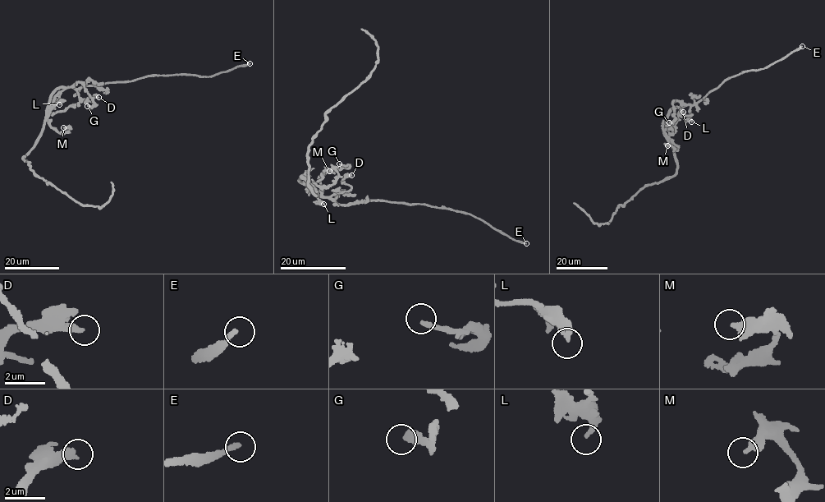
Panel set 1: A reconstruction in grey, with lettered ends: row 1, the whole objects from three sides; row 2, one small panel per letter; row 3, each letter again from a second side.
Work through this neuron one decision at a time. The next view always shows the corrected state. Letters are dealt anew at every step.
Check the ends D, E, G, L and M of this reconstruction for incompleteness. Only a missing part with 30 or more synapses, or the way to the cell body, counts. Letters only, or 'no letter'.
E

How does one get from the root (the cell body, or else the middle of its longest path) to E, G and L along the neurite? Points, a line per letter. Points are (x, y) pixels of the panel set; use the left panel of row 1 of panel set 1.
E: (56, 90), (59, 88), (80, 89), (160, 75), (209, 76), (249, 63)
G: (56, 90), (79, 82), (94, 104), (87, 106)
L: (56, 90), (63, 89), (59, 96), (59, 104)

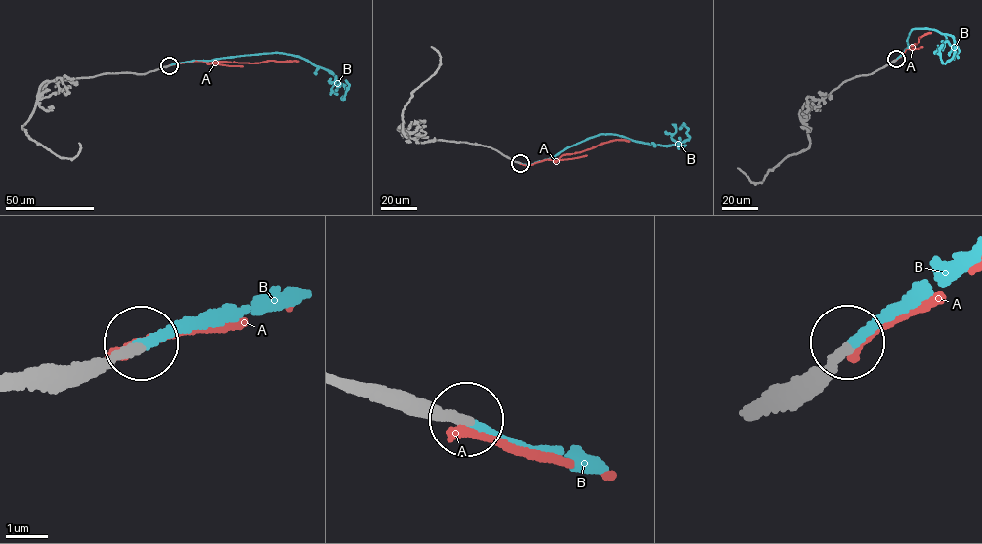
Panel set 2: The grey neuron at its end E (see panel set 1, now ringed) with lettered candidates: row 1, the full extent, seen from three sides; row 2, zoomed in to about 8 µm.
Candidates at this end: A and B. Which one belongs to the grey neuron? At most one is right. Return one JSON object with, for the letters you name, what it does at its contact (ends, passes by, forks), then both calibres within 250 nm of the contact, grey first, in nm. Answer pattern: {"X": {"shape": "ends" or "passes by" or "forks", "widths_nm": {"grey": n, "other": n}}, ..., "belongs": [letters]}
{"B": {"shape": "ends", "widths_nm": {"grey": 240, "other": 200}}, "belongs": ["B"]}

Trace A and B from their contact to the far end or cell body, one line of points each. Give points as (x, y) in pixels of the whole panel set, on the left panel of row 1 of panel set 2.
A: (169, 65), (192, 61), (298, 61)
B: (169, 65), (277, 52), (297, 55), (329, 70), (344, 88), (343, 99), (348, 86), (345, 80)

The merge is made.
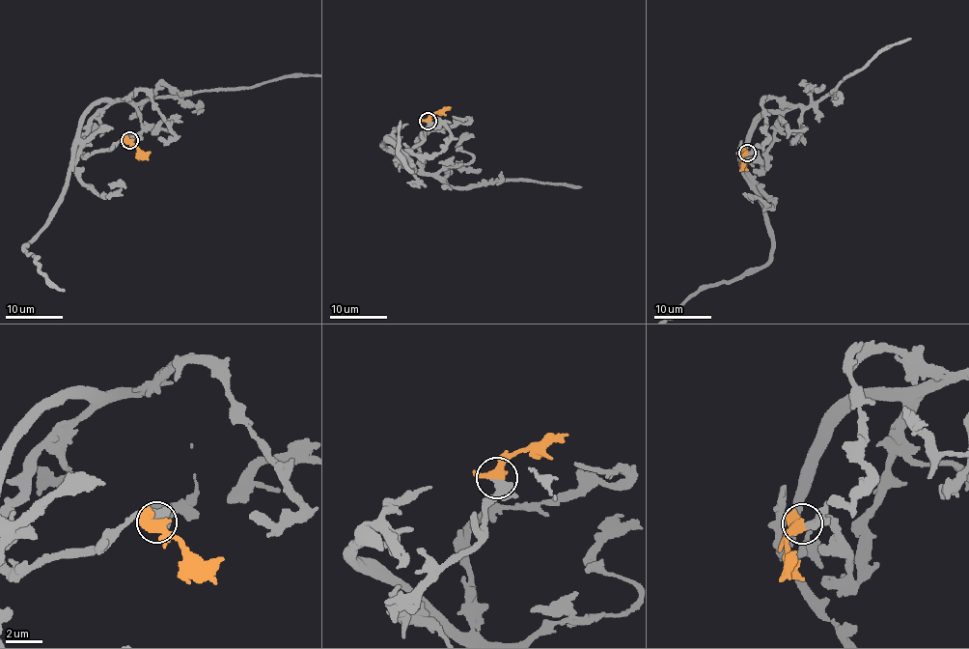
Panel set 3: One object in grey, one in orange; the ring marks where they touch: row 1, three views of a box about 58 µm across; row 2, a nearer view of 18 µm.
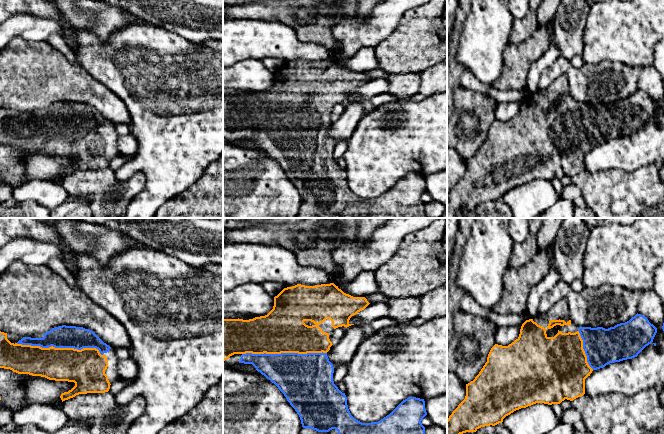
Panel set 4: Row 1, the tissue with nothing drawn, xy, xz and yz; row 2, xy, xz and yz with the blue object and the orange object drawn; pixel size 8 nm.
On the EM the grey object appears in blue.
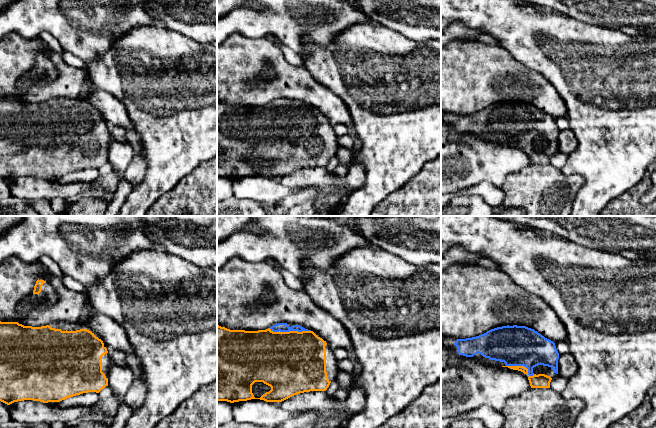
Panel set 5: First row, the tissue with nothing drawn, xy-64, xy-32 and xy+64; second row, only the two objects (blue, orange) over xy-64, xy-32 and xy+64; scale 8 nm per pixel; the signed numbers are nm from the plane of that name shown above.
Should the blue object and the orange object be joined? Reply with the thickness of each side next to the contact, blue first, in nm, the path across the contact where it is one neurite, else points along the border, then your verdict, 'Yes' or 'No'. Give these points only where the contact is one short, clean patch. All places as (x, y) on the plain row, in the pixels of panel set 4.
Thickness 180 nm (blue) against 300 nm. Yes

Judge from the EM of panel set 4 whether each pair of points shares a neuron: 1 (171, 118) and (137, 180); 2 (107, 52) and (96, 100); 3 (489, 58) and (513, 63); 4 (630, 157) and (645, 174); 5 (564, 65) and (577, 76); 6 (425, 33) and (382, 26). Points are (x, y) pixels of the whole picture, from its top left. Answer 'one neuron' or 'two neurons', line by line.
1: two neurons
2: two neurons
3: two neurons
4: two neurons
5: two neurons
6: two neurons

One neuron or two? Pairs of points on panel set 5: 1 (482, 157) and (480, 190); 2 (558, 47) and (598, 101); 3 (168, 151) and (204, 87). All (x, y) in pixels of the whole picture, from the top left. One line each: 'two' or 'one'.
1: two
2: one
3: one

